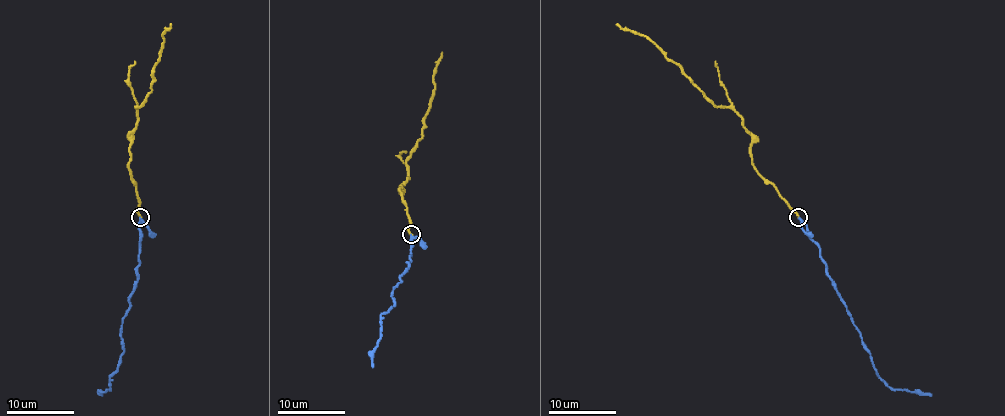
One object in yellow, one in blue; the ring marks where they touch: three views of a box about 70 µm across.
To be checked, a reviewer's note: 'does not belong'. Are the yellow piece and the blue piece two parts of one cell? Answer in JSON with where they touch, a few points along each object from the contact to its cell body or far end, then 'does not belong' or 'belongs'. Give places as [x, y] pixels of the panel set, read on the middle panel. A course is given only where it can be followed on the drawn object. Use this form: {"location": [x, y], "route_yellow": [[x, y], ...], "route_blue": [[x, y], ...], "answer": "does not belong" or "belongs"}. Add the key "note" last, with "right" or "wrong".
{"location": [411, 234], "route_yellow": [[410, 234], [410, 219], [400, 189], [408, 179], [410, 151], [422, 138], [434, 70], [442, 51]], "route_blue": [[410, 234], [408, 267], [393, 289], [391, 296], [395, 302], [385, 312], [380, 341], [373, 353], [373, 367]], "answer": "belongs", "note": "wrong"}

